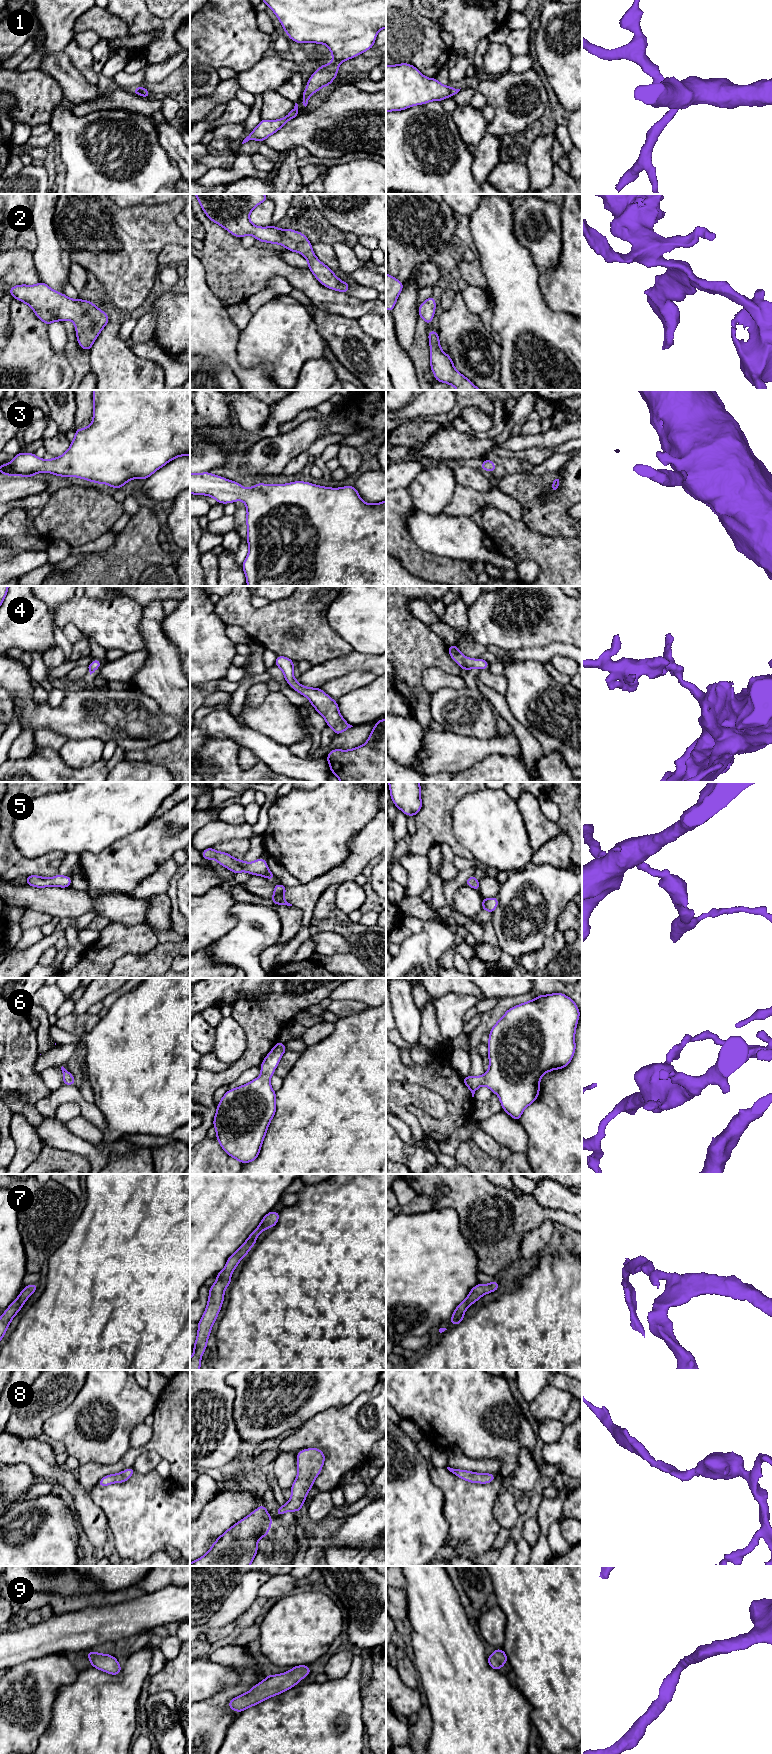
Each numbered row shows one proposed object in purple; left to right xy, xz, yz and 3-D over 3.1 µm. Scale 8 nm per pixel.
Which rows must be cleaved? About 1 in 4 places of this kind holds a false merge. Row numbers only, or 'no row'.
no row

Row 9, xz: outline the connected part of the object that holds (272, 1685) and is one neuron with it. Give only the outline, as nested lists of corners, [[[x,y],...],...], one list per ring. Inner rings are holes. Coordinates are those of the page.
[[[300,1665],[294,1666],[290,1671],[282,1674],[267,1675],[262,1682],[254,1685],[250,1691],[236,1696],[227,1705],[232,1711],[241,1713],[249,1707],[296,1686],[300,1680],[304,1679],[310,1673],[312,1672],[309,1665]]]

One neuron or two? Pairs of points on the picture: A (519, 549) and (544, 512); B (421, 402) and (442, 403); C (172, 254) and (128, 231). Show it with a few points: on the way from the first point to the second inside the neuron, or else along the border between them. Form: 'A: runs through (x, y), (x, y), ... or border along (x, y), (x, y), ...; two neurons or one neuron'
A: border along (520, 520), (532, 530), (554, 536); two neurons
B: runs through (426, 402), (437, 402); one neuron
C: border along (179, 244), (167, 244), (162, 249), (159, 268); two neurons

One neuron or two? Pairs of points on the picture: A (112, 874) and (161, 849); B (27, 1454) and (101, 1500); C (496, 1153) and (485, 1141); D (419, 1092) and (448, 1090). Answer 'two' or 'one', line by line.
A: one
B: two
C: one
D: two

